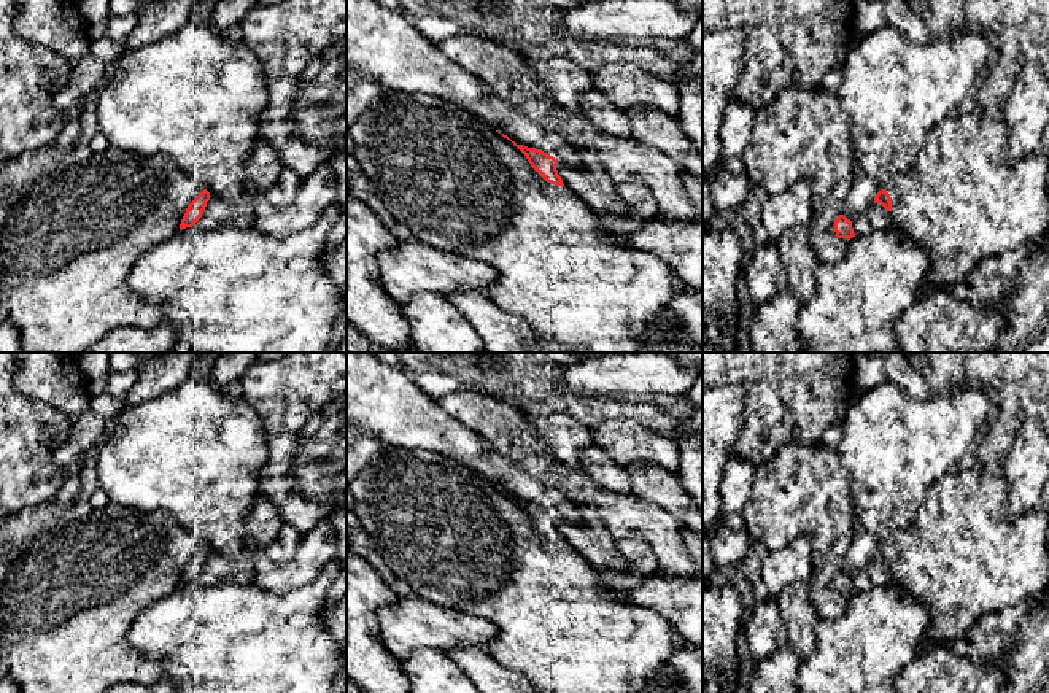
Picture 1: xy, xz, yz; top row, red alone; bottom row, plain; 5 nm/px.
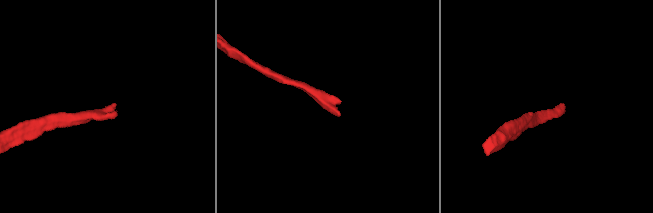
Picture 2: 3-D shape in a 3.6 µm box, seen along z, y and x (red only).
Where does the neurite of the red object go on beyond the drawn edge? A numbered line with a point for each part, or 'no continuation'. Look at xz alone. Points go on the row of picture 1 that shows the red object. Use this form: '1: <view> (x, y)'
1: xz (593, 186)

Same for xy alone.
1: xy (216, 213)

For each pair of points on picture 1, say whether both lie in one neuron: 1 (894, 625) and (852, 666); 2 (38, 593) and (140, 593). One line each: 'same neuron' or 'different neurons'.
1: same neuron
2: same neuron

